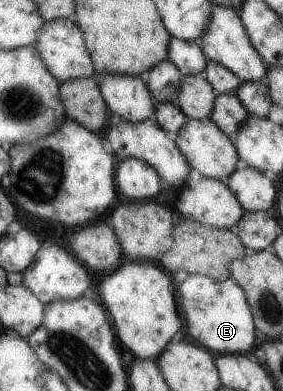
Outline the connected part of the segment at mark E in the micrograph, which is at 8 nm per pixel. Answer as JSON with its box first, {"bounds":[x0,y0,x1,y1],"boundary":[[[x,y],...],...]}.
{"bounds":[176,274,261,356],"boundary":[[[188,274],[189,277],[177,287],[176,299],[178,313],[184,322],[183,335],[190,341],[208,349],[215,356],[218,354],[247,354],[256,350],[261,336],[256,331],[254,317],[242,287],[239,287],[239,284],[231,277],[219,281],[213,280],[207,275]]]}

